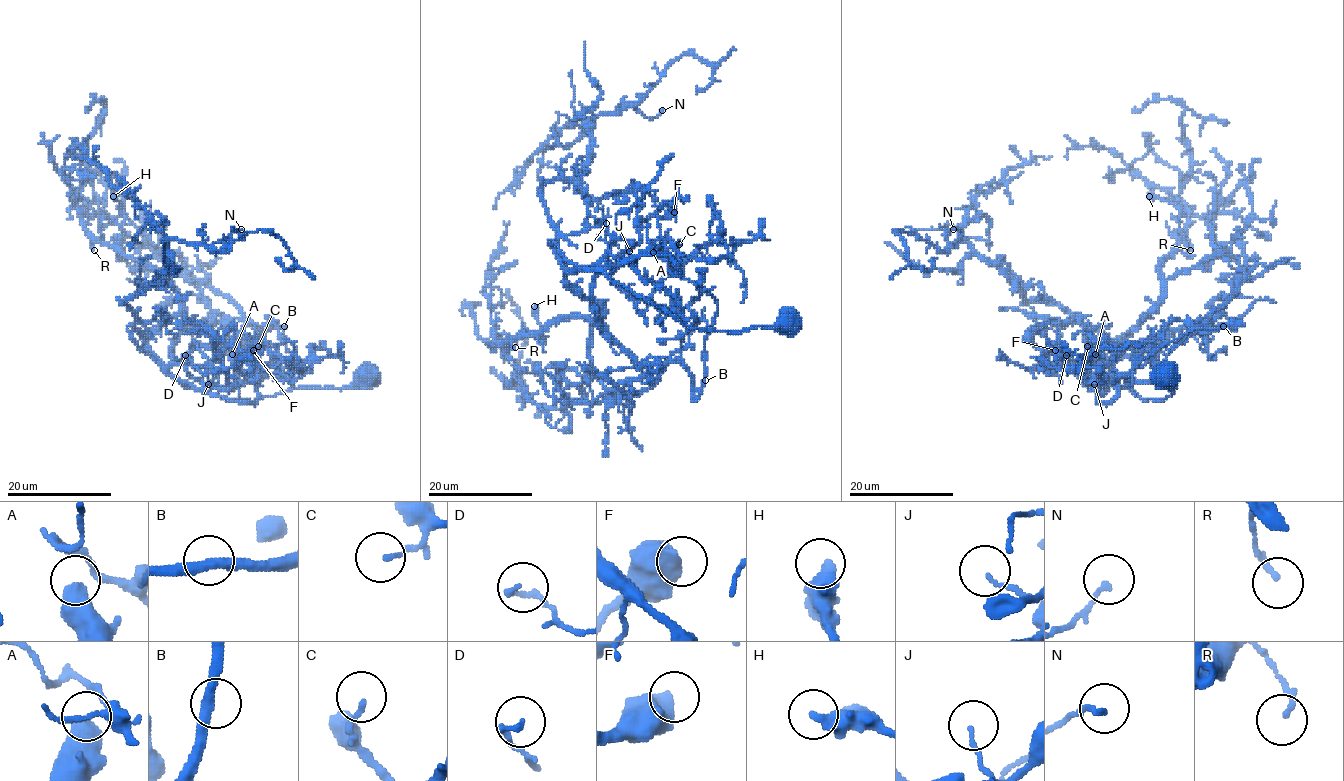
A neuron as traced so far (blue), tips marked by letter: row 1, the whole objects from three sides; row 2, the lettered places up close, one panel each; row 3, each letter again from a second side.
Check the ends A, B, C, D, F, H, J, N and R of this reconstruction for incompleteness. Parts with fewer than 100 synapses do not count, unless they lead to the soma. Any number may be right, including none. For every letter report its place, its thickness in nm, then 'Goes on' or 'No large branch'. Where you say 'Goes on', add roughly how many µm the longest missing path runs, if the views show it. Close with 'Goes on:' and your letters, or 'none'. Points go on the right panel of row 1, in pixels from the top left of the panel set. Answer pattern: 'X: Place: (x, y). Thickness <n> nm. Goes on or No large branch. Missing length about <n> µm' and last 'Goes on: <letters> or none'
A: Place: (1095, 354). Thickness 320 nm. No large branch
B: Place: (1223, 326). Thickness 300 nm. No large branch
C: Place: (1087, 346). Thickness 120 nm. No large branch
D: Place: (1066, 355). Thickness 140 nm. No large branch
F: Place: (1055, 350). Thickness 600 nm. No large branch
H: Place: (1149, 196). Thickness 500 nm. No large branch
J: Place: (1094, 384). Thickness 100 nm. No large branch
N: Place: (953, 229). Thickness 140 nm. No large branch
R: Place: (1190, 250). Thickness 150 nm. No large branch
Goes on: none

